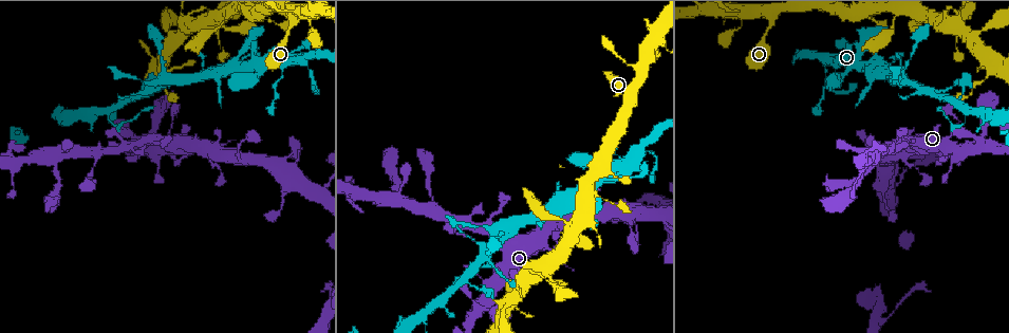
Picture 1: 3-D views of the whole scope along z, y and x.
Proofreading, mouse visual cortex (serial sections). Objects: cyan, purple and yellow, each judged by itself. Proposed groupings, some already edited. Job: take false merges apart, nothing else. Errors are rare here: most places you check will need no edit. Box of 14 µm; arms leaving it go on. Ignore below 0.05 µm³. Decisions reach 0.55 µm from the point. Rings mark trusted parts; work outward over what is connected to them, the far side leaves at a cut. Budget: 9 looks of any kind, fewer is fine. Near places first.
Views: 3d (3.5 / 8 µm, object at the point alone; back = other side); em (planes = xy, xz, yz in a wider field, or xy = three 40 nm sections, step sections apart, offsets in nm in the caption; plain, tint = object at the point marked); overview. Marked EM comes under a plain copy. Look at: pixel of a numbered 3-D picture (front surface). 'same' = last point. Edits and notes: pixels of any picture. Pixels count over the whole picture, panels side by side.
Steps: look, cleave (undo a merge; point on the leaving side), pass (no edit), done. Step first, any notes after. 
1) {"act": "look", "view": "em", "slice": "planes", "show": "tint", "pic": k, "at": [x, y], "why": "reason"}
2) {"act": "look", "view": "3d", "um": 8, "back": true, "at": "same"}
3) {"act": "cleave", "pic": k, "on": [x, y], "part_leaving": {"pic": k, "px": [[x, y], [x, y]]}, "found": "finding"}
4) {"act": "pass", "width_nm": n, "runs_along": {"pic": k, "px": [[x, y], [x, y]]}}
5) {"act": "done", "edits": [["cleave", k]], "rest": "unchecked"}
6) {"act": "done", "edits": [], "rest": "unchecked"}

{"act": "look", "view": "3d", "um": 8, "pic": 1, "at": [569, 208], "why": "looks like a crossing"}

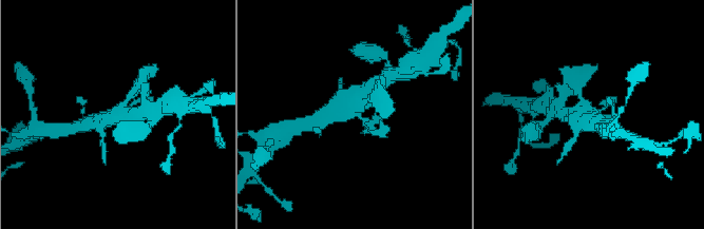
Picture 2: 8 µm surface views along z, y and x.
{"act": "look", "view": "em", "slice": "xy", "step": 2, "show": "tint", "pic": 2, "at": [117, 110], "why": "shape alone is not enough"}

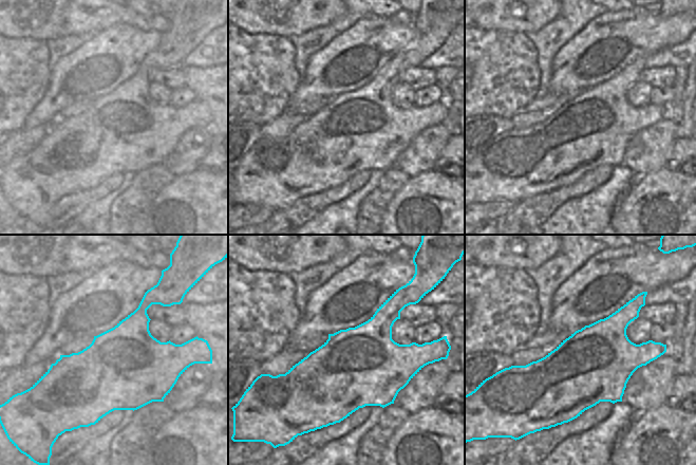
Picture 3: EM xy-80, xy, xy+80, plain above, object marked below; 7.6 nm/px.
{"act": "pass", "runs_along": {"pic": 2, "px": [[381, 81], [329, 117]]}, "found": "one cell here"}

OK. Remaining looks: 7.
{"act": "look", "view": "3d", "um": 3.5, "pic": 1, "at": [899, 81], "why": "a narrow waist"}

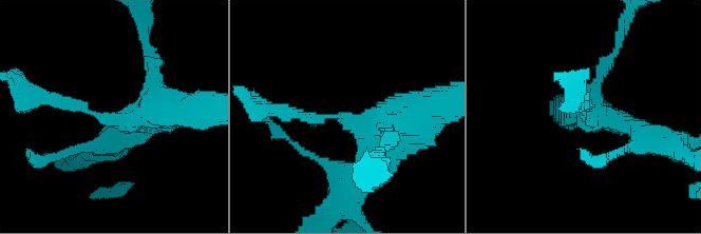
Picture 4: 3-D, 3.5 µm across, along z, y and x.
{"act": "look", "view": "em", "slice": "xy", "step": 5, "show": "tint", "pic": 4, "at": [326, 116], "arm_widths_nm": [200, 400], "why": "need the tissue"}

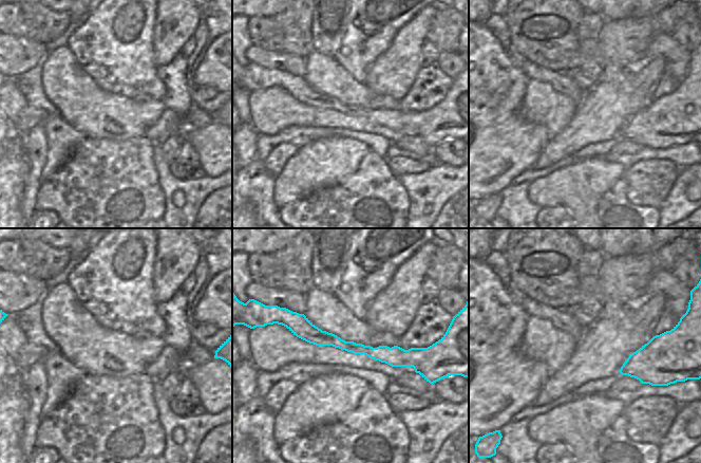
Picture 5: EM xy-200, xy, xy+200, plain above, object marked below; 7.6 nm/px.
{"act": "pass", "width_nm": 130, "runs_along": {"pic": 4, "px": [[155, 109], [114, 118], [30, 93]]}, "found": "continuous, no second cell"}

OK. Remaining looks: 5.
{"act": "look", "view": "3d", "um": 3.5, "pic": 1, "at": [531, 276], "why": "sudden change in width"}

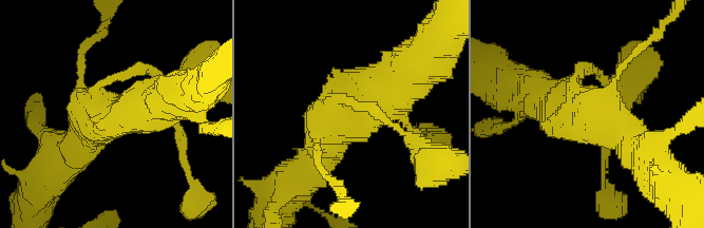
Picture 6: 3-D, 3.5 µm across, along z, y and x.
{"act": "look", "view": "em", "slice": "xy", "step": 2, "show": "tint", "pic": 6, "at": [351, 116], "why": "now the EM"}

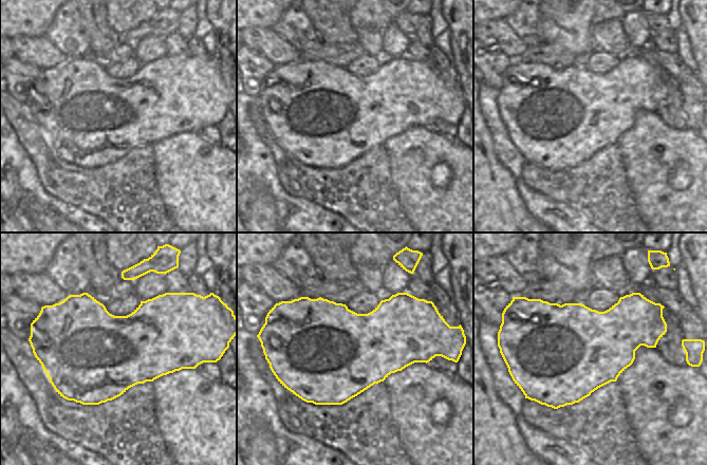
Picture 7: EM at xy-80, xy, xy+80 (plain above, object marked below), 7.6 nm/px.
{"act": "pass", "runs_along": {"pic": 6, "px": [[420, 64], [336, 124], [326, 151]]}, "found": "one cell here"}

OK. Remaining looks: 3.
{"act": "look", "view": "3d", "um": 8, "pic": 1, "at": [447, 294], "why": "three arms meet"}

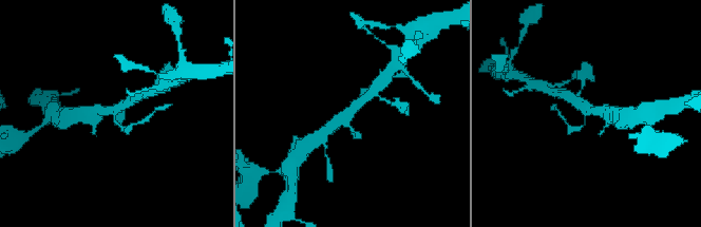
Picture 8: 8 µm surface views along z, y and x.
{"act": "look", "view": "em", "slice": "planes", "show": "tint", "pic": 8, "at": [118, 108], "arms": 3, "arm_widths_nm": [100, 300, 350], "why": "shape alone is not enough"}

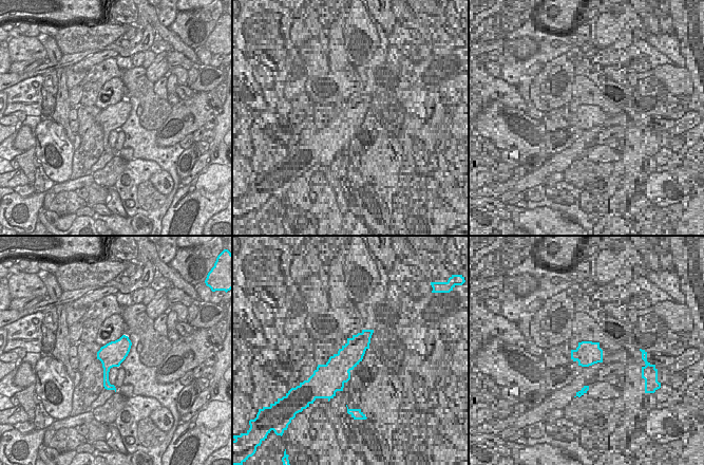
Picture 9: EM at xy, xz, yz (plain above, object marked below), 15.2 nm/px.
{"act": "pass", "runs_along": {"pic": 8, "px": [[375, 88], [373, 93], [329, 128]]}, "found": "one cell here"}

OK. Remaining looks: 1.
{"act": "done", "edits": [], "rest": "unchecked"}

